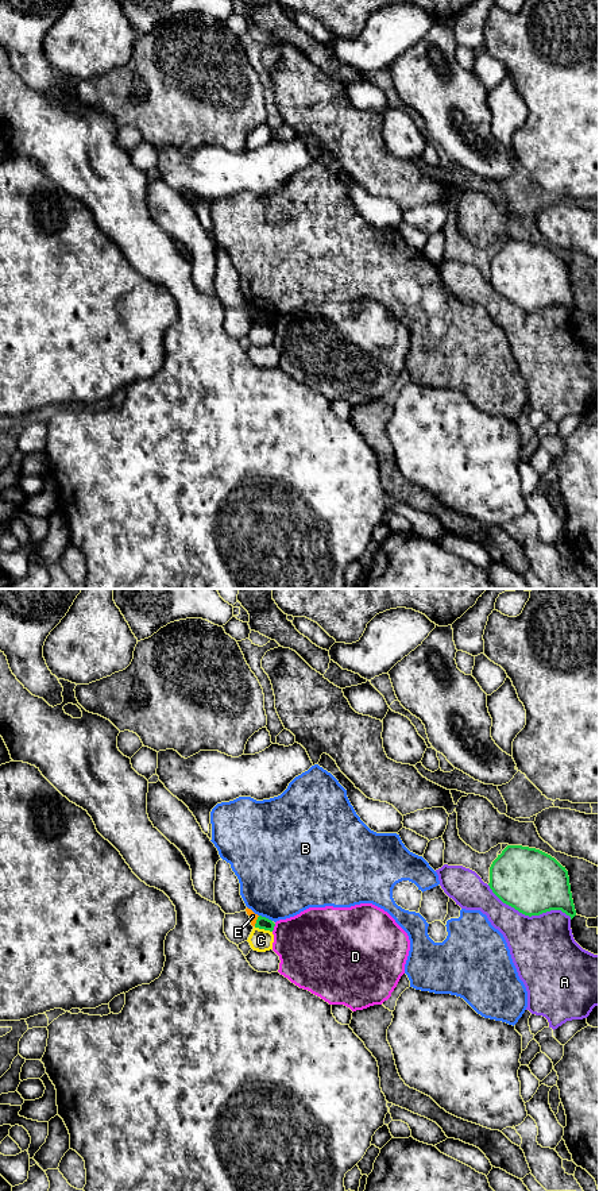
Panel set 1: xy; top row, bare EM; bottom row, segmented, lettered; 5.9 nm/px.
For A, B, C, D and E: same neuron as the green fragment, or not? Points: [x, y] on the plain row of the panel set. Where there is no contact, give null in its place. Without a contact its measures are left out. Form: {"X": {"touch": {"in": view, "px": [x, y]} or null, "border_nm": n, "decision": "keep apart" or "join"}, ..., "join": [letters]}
{"A": {"touch": {"in": "xy", "px": [529, 311]}, "border_nm": 550, "decision": "keep apart"}, "B": {"touch": {"in": "xy", "px": [265, 312]}, "border_nm": 90, "decision": "keep apart"}, "C": {"touch": {"in": "xy", "px": [263, 323]}, "border_nm": 120, "decision": "keep apart"}, "D": {"touch": {"in": "xy", "px": [273, 323]}, "border_nm": 50, "decision": "keep apart"}, "E": {"touch": {"in": "xy", "px": [257, 316]}, "border_nm": 70, "decision": "keep apart"}, "join": []}

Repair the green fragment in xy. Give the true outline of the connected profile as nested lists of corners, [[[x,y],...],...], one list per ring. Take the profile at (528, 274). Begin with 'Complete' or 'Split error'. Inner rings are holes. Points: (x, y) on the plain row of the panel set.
Complete. [[[507,240],[490,262],[490,284],[525,311],[561,305],[576,311],[569,271],[550,250],[529,242]]]

